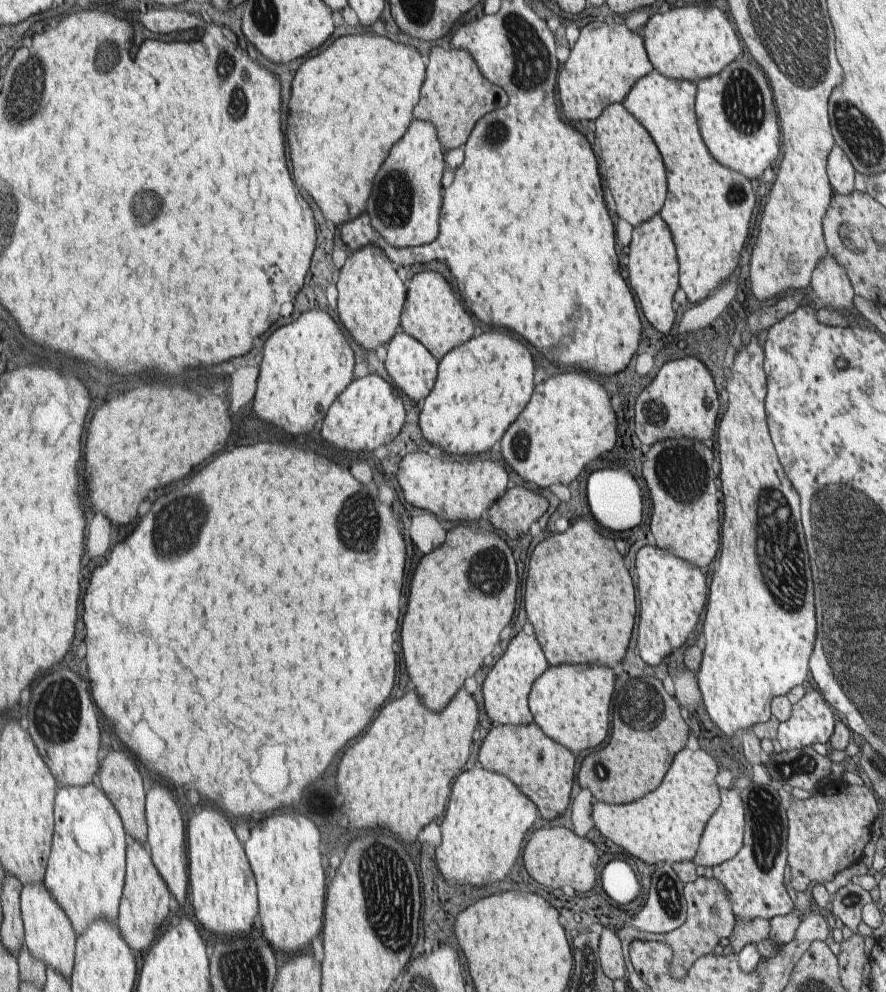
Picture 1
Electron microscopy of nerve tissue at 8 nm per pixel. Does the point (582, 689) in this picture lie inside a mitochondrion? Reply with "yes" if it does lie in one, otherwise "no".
no

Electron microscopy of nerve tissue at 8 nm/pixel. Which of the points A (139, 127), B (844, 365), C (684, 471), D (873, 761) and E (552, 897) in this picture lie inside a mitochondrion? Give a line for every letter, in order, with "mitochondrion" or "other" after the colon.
A: other
B: other
C: mitochondrion
D: mitochondrion
E: other

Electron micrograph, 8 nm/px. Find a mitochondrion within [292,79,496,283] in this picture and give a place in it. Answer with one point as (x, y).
(394, 205)

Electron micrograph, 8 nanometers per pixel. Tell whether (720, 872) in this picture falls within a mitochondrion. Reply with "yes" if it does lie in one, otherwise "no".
no

